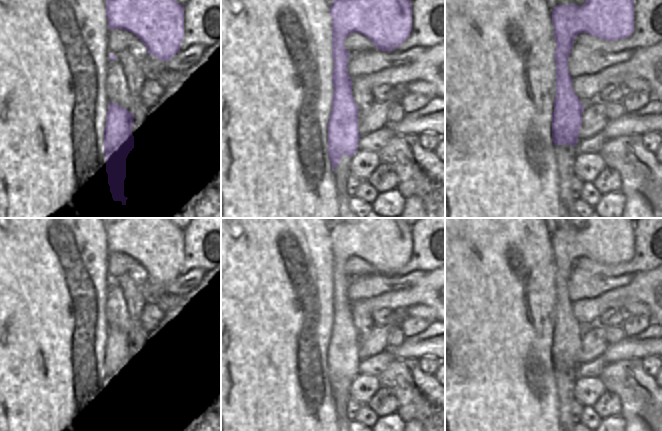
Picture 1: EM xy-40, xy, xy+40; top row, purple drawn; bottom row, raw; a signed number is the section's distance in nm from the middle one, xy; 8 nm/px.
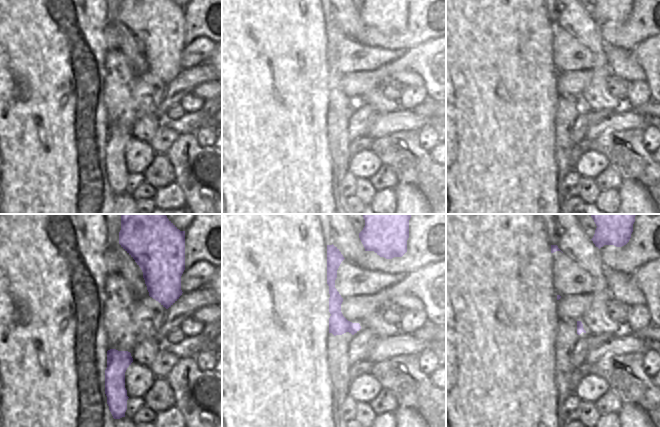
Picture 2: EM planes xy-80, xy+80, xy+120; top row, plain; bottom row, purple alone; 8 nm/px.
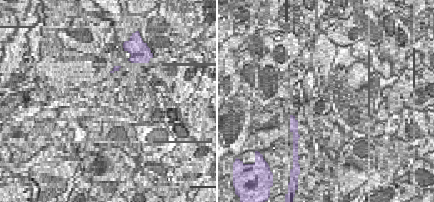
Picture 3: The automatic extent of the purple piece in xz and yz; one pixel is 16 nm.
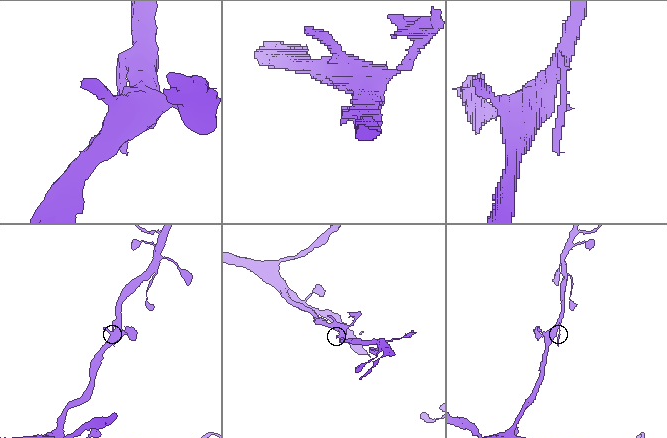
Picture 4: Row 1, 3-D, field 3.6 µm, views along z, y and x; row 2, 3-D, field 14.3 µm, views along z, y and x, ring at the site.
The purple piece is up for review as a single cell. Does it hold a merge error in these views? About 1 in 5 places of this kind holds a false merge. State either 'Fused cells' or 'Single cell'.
Single cell.

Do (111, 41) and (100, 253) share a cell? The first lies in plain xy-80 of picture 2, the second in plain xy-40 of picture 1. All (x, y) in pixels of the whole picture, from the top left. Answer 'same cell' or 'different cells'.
different cells

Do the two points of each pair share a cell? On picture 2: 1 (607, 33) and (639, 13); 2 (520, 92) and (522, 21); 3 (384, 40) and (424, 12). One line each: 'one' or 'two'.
1: one
2: one
3: one

